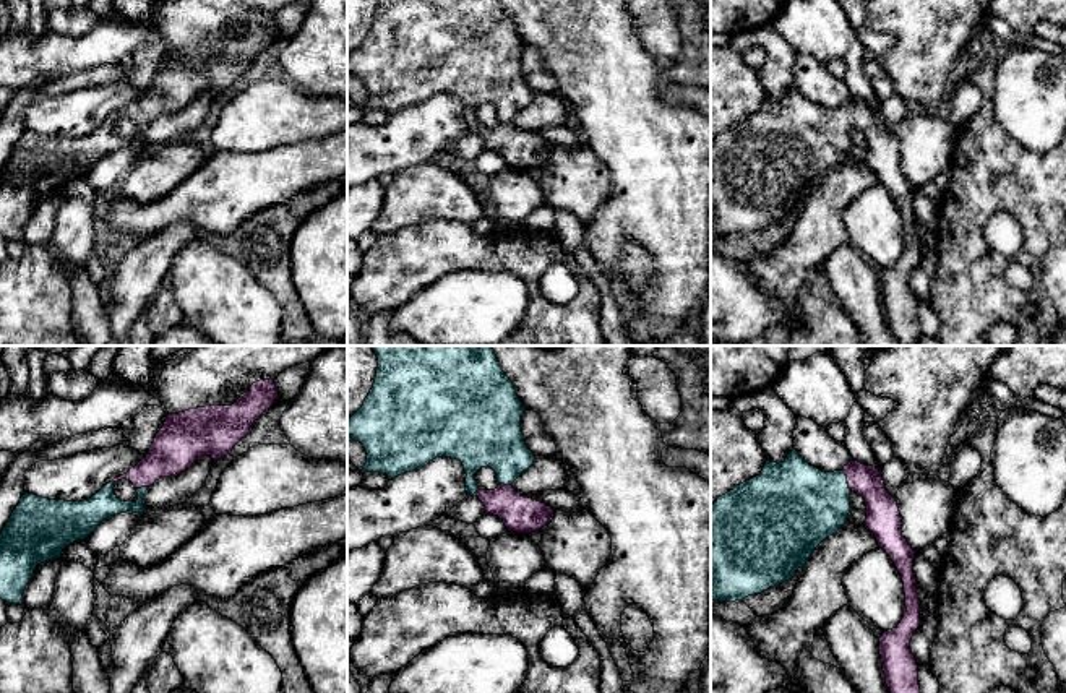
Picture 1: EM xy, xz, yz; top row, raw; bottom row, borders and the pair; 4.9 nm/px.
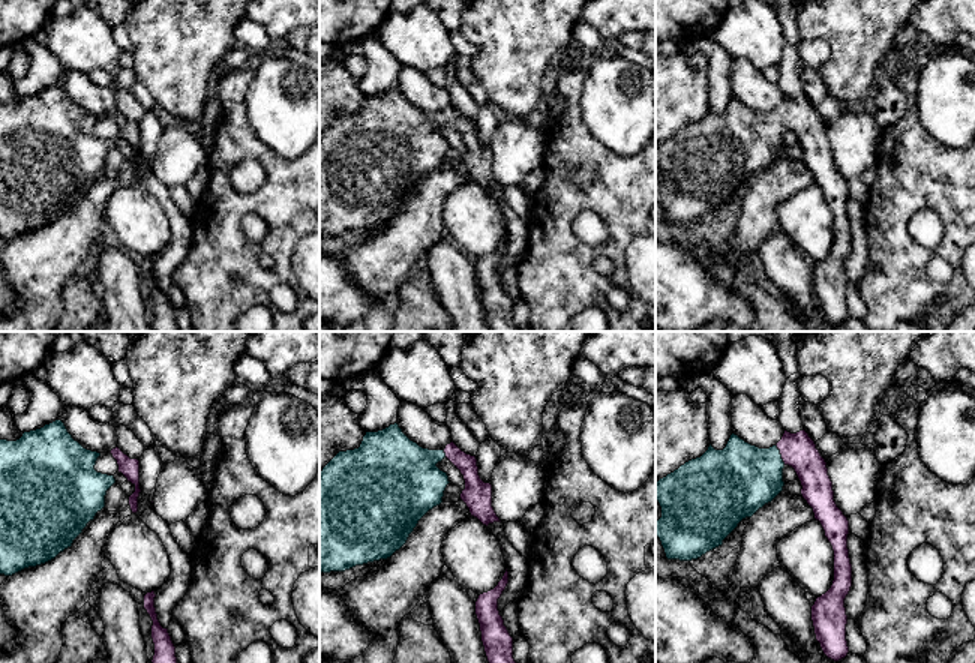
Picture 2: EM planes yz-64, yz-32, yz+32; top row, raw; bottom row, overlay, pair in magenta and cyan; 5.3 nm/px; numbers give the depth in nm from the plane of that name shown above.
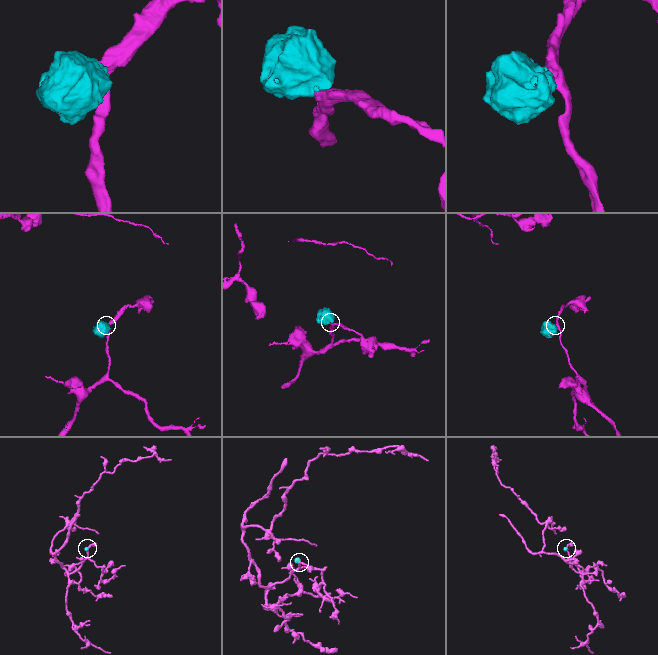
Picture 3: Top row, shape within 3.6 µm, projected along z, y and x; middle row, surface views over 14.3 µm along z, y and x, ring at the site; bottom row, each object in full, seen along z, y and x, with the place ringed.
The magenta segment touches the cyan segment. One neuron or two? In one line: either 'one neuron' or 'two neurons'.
one neuron

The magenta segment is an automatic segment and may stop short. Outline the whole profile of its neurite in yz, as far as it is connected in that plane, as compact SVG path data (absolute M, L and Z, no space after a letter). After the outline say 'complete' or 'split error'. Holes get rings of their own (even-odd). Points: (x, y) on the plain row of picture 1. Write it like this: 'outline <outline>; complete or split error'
outline M797 86L782 99L766 97L759 112L737 122L711 141L711 239L735 239L761 230L792 216L816 183L836 170L850 149L850 130L858 128L866 140L865 162L879 185L894 198L902 213L905 245L901 260L879 274L879 292L886 321L899 346L917 346L920 339L918 302L910 276L920 263L920 235L913 209L915 187L902 172L902 153L896 133L889 131L881 109L852 96L842 107L823 109L810 102Z; split error

